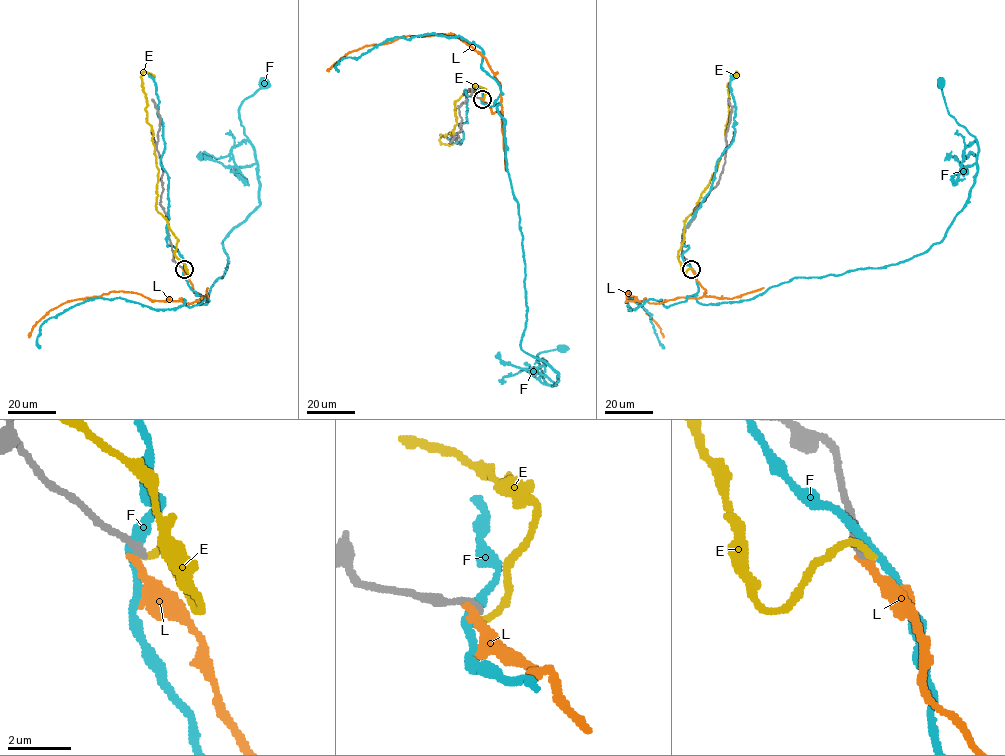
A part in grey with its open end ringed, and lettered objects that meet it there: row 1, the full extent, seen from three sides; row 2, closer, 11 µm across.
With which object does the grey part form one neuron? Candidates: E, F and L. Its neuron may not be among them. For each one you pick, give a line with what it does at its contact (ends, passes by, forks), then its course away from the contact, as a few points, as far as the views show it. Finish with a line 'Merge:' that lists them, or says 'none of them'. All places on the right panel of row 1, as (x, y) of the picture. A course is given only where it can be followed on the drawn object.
Merge: none of them

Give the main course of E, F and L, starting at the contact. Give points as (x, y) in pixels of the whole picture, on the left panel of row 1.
E: (184, 268), (175, 255), (177, 239), (156, 209), (158, 170), (141, 77), (144, 71), (155, 76)
F: (183, 268), (198, 303), (206, 304), (228, 262), (222, 241), (259, 205), (254, 148), (239, 108), (264, 82)
L: (183, 269), (202, 298), (192, 303), (151, 300), (122, 291), (74, 299), (51, 309), (29, 337)

